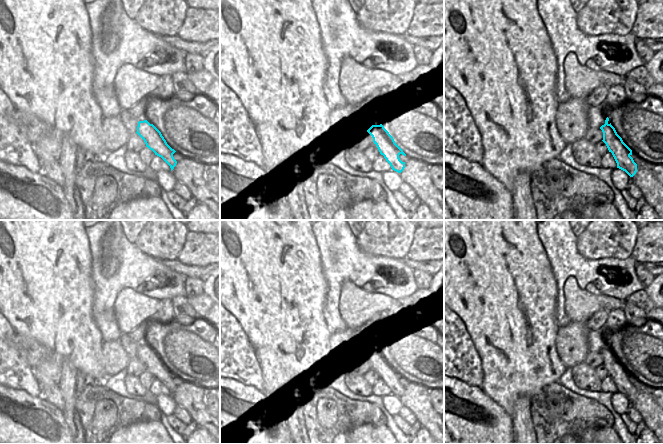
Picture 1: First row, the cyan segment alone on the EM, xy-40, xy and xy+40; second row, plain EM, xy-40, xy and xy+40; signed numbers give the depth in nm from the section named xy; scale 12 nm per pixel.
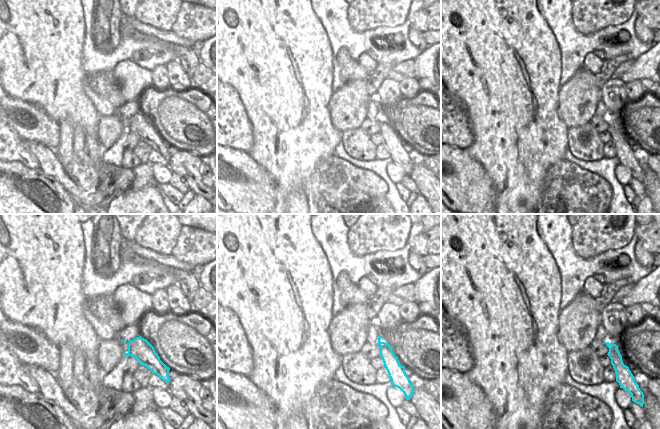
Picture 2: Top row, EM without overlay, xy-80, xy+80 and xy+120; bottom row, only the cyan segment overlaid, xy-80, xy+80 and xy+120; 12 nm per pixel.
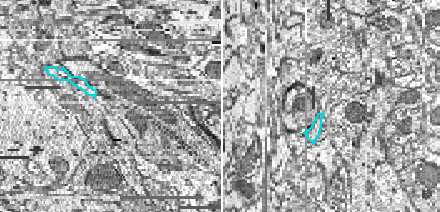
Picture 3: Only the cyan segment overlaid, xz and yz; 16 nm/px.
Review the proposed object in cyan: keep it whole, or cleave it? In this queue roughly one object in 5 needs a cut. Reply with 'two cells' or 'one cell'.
one cell

